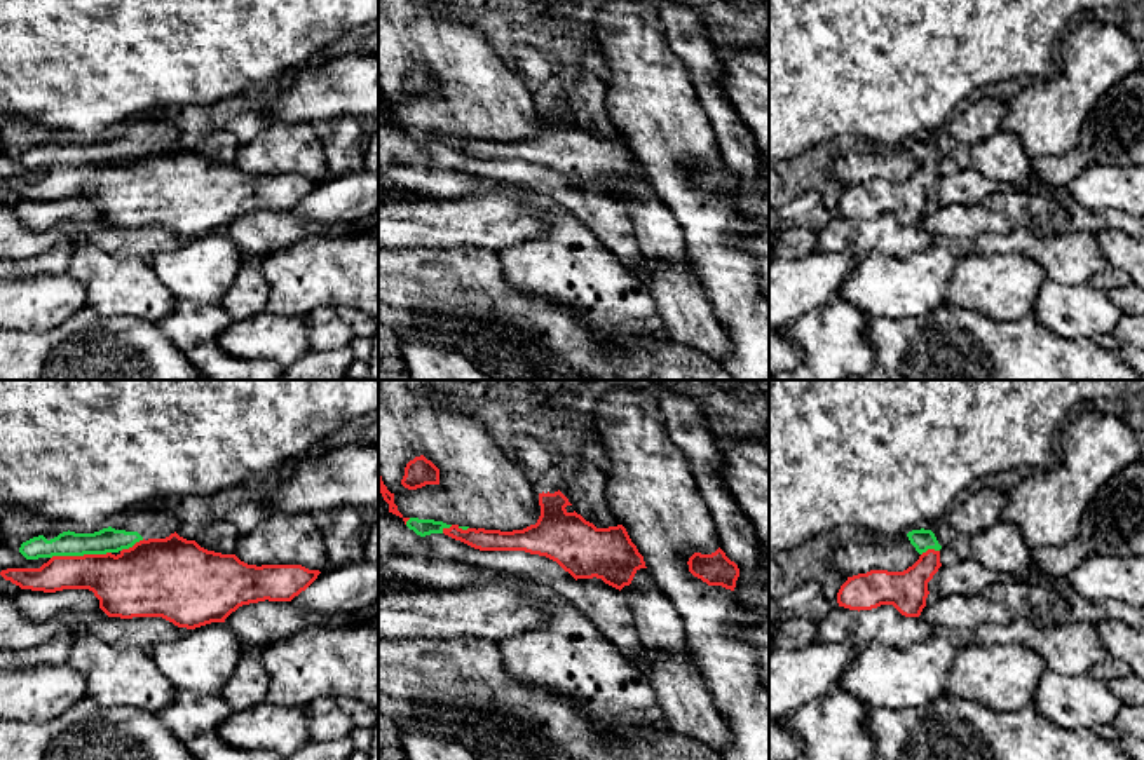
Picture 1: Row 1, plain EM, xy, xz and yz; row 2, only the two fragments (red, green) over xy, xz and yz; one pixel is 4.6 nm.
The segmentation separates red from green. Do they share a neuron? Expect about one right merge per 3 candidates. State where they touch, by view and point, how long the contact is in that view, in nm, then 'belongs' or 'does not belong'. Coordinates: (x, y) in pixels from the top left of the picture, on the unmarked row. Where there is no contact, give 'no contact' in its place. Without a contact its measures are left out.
meets red in xy at (81, 166); contact 280 nm long; does not belong

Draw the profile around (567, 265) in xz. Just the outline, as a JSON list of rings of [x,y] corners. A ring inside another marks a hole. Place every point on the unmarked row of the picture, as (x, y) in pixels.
[[[528,190],[507,192],[535,207],[546,230],[499,251],[506,284],[579,314],[605,338],[670,338],[647,286],[570,211]]]

